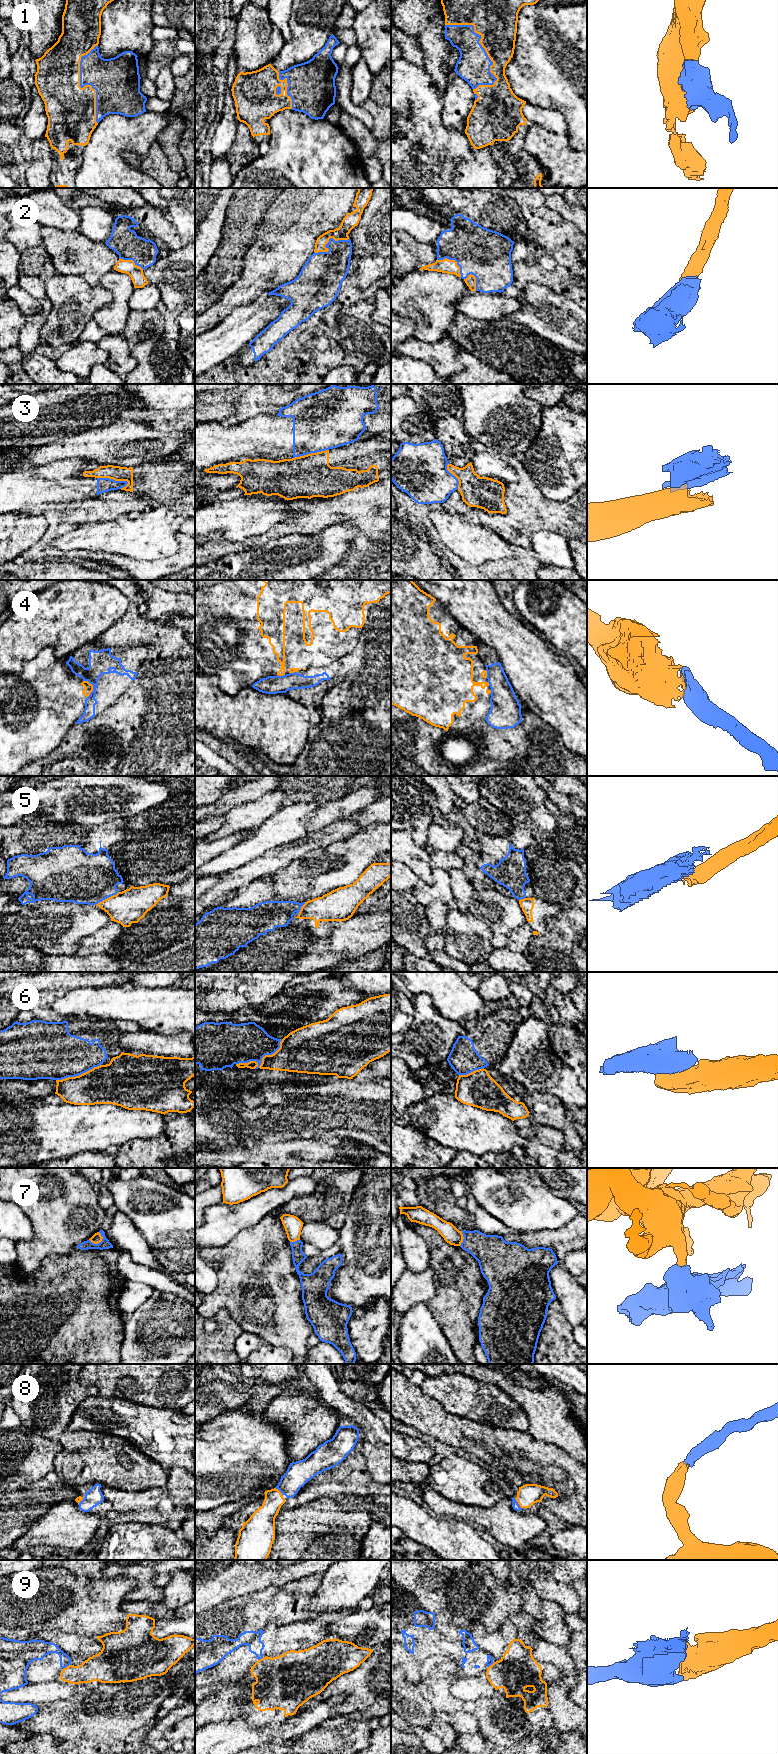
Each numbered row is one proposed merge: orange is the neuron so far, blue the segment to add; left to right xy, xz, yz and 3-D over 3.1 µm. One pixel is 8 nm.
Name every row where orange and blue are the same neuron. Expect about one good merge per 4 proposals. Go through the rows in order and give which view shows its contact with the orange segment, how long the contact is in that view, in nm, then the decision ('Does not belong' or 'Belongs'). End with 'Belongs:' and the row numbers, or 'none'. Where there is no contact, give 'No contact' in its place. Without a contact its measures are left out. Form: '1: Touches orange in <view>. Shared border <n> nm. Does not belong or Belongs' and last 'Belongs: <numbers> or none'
1: Touches orange in yz. Shared border 600 nm. Belongs
2: Touches orange in xz. Shared border 300 nm. Belongs
3: Touches orange in xy. Shared border 260 nm. Does not belong
4: Touches orange in xy. Shared border 150 nm. Does not belong
5: Touches orange in xy. Shared border 220 nm. Does not belong
6: Touches orange in xz. Shared border 420 nm. Does not belong
7: Touches orange in xy. Shared border 120 nm. Does not belong
8: Touches orange in yz. Shared border 110 nm. Belongs
9: Touches orange in xy. Shared border 70 nm. Does not belong
Belongs: 1, 2, 8

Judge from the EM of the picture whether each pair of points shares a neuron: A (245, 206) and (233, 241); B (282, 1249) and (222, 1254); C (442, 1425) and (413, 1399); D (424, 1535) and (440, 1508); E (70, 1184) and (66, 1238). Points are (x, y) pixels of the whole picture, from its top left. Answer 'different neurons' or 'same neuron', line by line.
A: same neuron
B: same neuron
C: same neuron
D: different neurons
E: same neuron

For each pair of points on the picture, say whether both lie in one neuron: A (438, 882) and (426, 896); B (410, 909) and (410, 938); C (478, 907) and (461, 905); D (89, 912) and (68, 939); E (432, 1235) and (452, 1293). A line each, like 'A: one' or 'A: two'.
A: one
B: one
C: two
D: one
E: one

